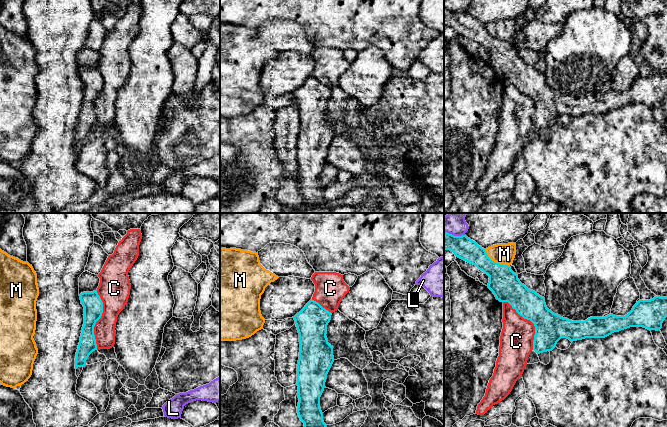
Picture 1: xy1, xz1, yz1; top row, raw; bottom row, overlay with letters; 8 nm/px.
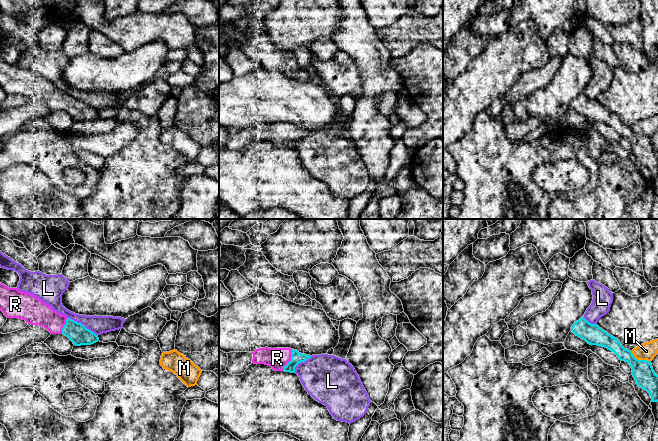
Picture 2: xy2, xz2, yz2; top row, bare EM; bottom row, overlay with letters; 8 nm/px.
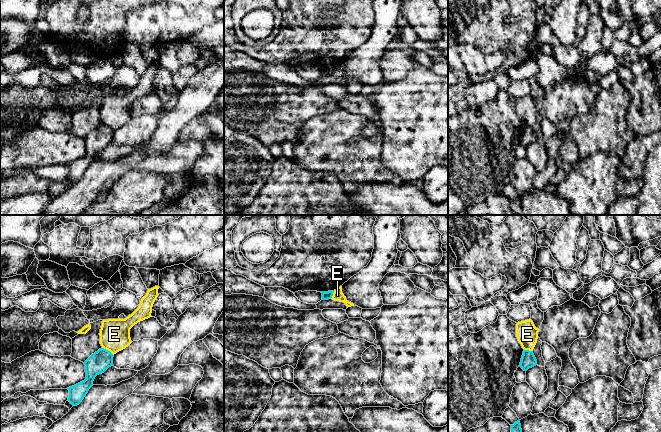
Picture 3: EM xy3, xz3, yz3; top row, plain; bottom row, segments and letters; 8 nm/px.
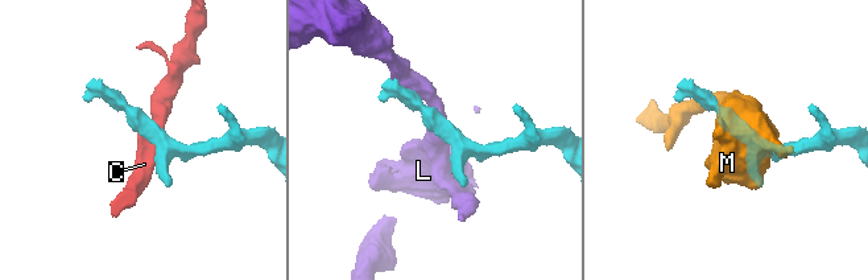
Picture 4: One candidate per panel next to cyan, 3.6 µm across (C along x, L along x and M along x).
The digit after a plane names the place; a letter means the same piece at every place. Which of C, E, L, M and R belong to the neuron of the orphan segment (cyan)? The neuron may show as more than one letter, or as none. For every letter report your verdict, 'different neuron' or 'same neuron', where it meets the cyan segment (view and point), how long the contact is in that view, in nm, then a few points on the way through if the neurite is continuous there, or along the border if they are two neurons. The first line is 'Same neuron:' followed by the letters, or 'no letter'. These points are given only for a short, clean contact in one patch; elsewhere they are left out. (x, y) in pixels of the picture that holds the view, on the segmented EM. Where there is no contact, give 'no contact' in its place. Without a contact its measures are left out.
Same neuron: R
C: different neuron; contact xy1 (98, 319); length 480 nm
E: different neuron; contact xy3 (107, 350); length 120 nm; border xy3 (102, 347), (113, 355)
L: different neuron; contact xy2 (81, 324); length 280 nm
M: different neuron; contact yz1 (495, 262); length 240 nm
R: same neuron; contact xz2 (291, 360); length 190 nm; way xz2 (296, 357), (291, 360), (277, 358)

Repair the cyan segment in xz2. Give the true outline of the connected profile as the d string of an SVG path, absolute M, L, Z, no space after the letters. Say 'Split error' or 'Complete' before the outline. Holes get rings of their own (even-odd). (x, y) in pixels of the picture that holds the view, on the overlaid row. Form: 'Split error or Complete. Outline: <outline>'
Split error. Outline: M259 348L253 353L252 363L271 366L274 371L295 373L295 367L311 356L291 348Z

